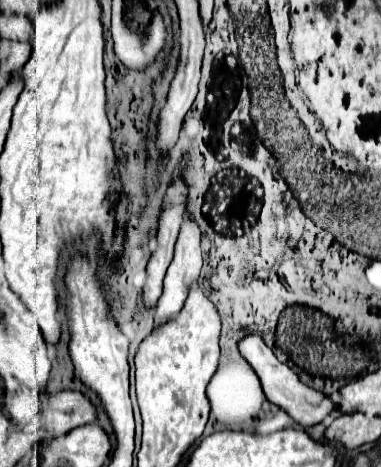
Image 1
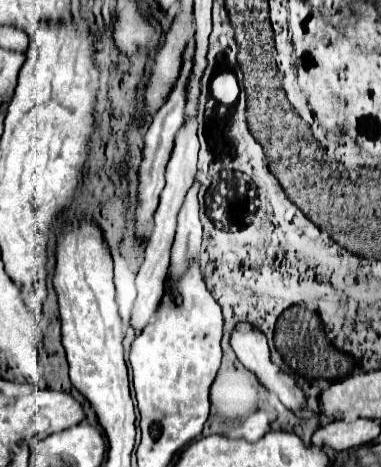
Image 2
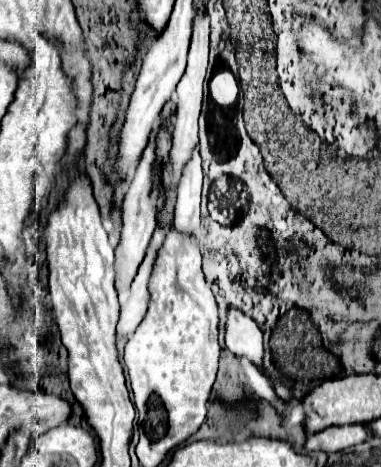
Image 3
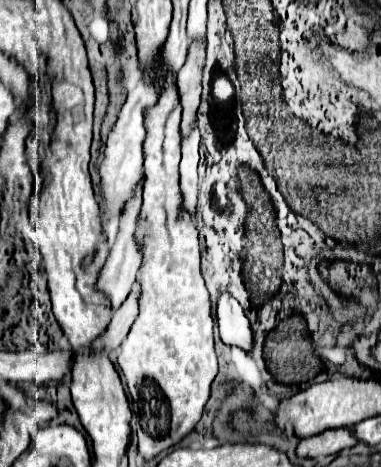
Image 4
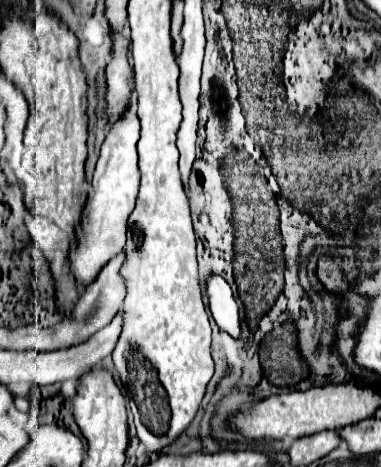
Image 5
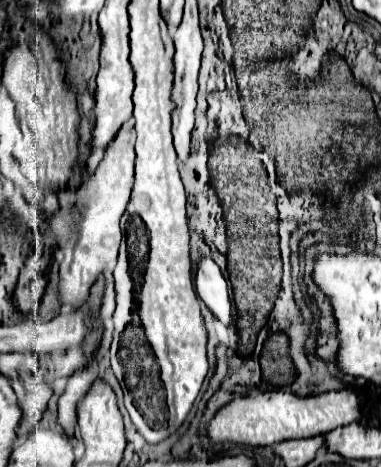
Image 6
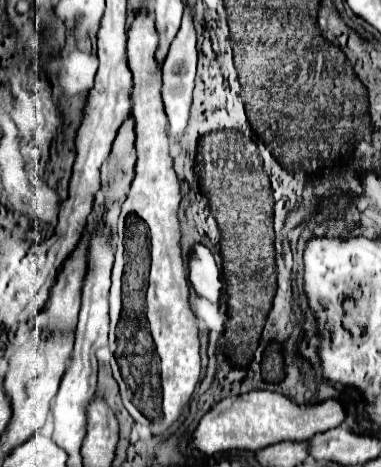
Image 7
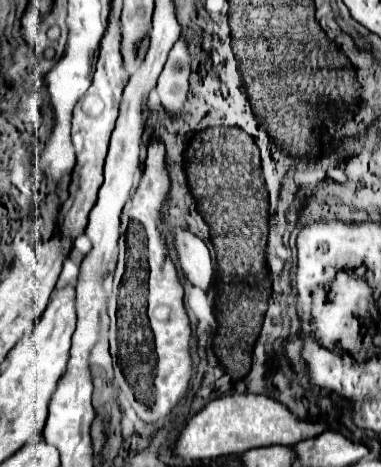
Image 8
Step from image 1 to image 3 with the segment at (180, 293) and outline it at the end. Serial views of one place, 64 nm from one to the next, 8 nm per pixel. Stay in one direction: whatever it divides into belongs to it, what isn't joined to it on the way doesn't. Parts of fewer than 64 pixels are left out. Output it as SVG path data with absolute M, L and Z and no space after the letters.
M196 146L192 150L188 164L184 164L178 188L178 200L174 208L174 226L182 234L200 236L200 190L202 190L202 168Z

